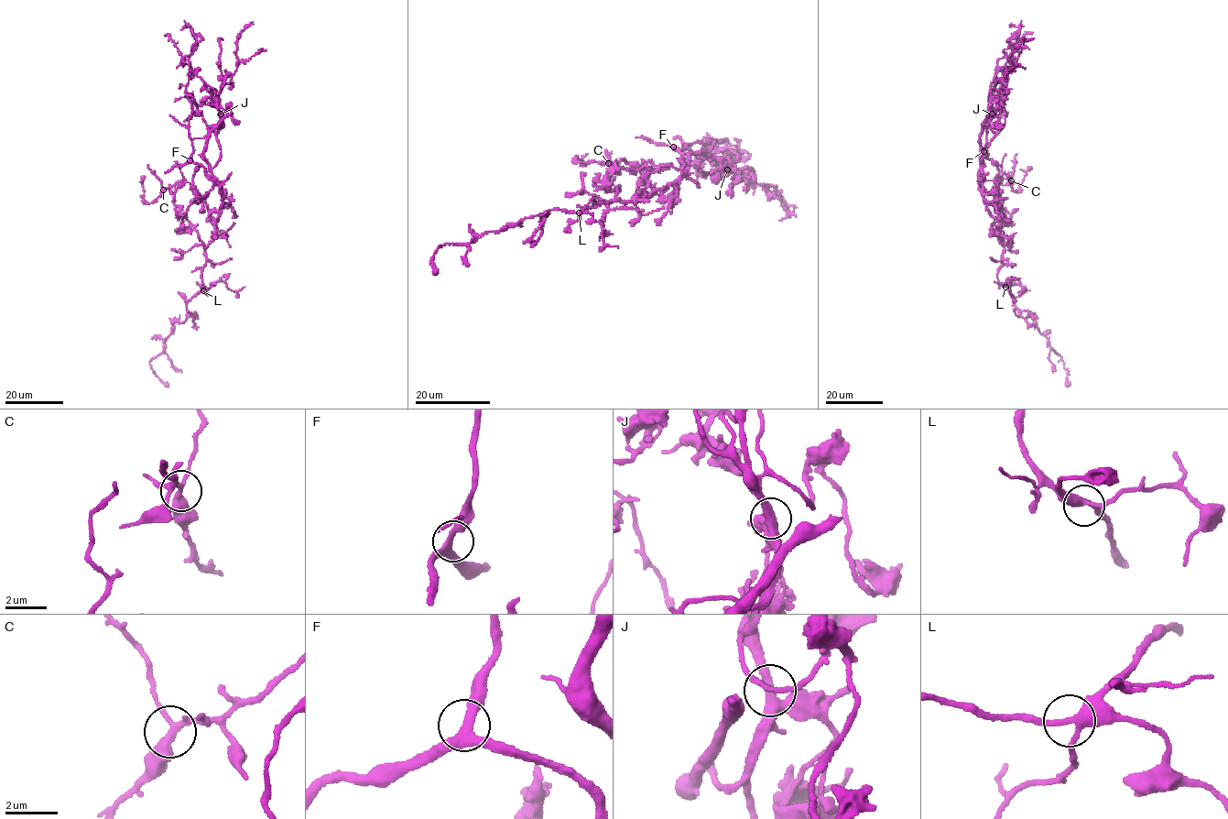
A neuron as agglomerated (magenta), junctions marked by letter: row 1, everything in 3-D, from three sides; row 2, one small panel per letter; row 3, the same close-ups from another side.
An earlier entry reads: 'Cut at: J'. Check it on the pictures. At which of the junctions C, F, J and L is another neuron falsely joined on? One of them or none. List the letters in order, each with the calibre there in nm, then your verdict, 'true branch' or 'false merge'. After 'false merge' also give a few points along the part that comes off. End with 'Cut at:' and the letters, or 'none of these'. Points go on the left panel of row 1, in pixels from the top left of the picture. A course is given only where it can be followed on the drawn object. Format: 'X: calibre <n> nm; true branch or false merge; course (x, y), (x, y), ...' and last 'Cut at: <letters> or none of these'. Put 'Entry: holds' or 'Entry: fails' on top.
Entry: holds
C: calibre 300 nm; true branch
F: calibre 320 nm; true branch
J: calibre 320 nm; false merge; course (222, 114), (220, 125), (192, 141), (191, 161), (204, 168), (212, 188), (180, 215), (174, 193), (184, 183)
L: calibre 320 nm; true branch
Cut at: J

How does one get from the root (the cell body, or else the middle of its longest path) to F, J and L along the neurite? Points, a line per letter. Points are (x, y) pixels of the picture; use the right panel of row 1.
F: (995, 218), (987, 209), (983, 196), (980, 159), (983, 151)
J: (995, 218), (983, 200), (982, 169), (982, 159), (995, 136), (989, 125), (992, 114)
L: (995, 218), (1004, 246), (997, 279), (1005, 287)

